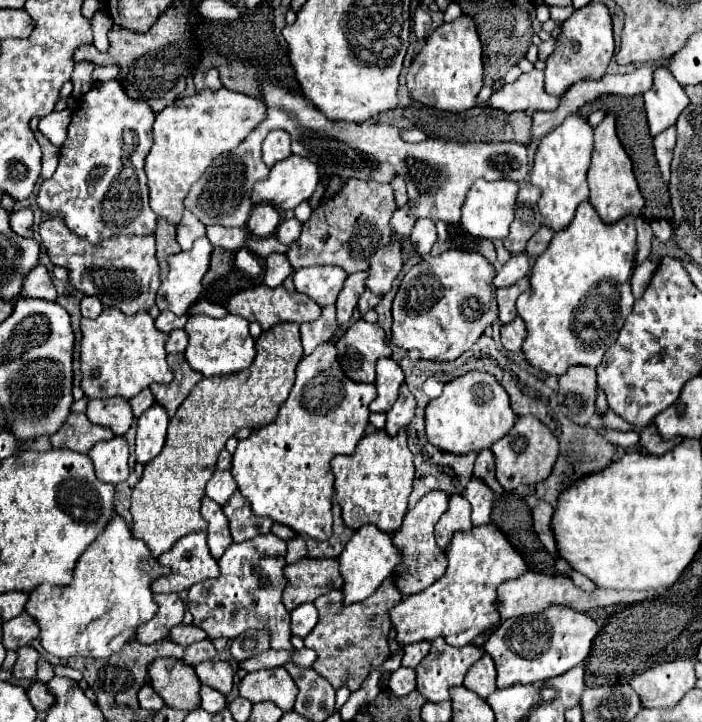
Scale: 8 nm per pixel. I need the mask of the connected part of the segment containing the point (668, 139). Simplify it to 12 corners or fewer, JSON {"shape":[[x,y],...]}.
{"shape":[[670,125],[654,137],[656,161],[668,183],[672,149],[676,145],[676,127]]}

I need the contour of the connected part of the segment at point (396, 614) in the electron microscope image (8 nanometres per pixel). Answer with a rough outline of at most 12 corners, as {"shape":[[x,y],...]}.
{"shape":[[492,523],[390,611],[400,643],[454,647],[500,625],[498,585],[528,571]]}

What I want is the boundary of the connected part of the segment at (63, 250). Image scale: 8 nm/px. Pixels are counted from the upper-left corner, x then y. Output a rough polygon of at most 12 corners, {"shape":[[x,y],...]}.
{"shape":[[40,225],[54,265],[104,307],[148,311],[160,289],[154,237],[90,245]]}

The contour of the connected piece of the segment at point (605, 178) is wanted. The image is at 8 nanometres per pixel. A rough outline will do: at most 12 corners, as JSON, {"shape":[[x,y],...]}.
{"shape":[[606,115],[594,131],[590,203],[614,223],[638,215],[632,161]]}

